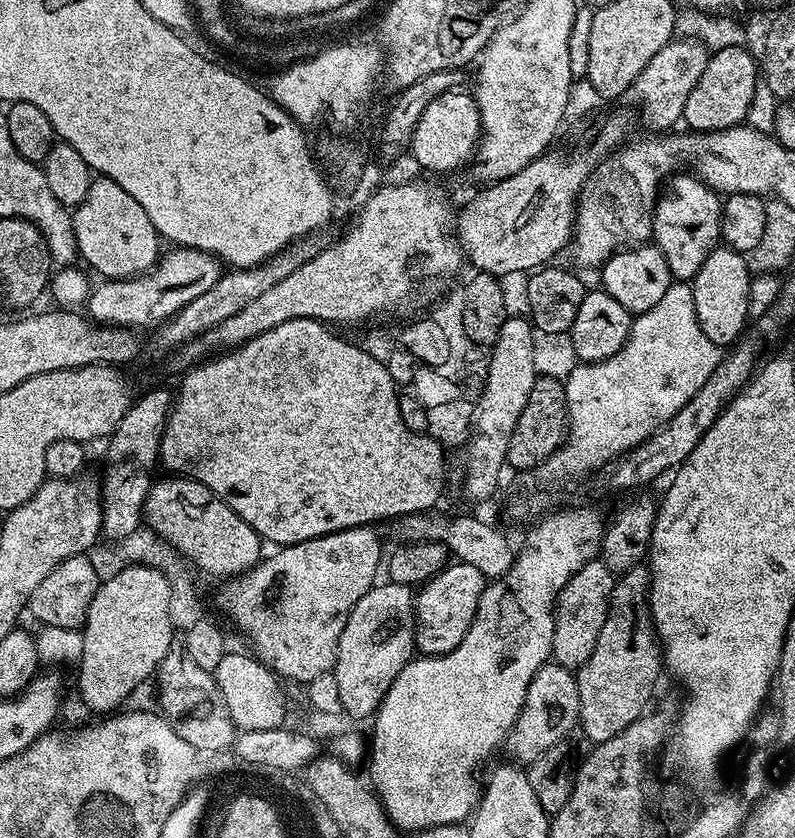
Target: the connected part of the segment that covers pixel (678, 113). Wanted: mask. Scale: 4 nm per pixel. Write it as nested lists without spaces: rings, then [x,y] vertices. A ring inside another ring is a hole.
[[[673,38],[666,46],[662,46],[662,50],[658,50],[658,54],[654,54],[654,58],[650,58],[650,62],[646,62],[642,74],[634,78],[626,93],[627,99],[632,99],[636,104],[644,104],[646,127],[672,130],[681,123],[686,98],[690,98],[690,90],[694,90],[698,78],[702,78],[702,70],[706,70],[709,55],[709,48],[701,41]]]

